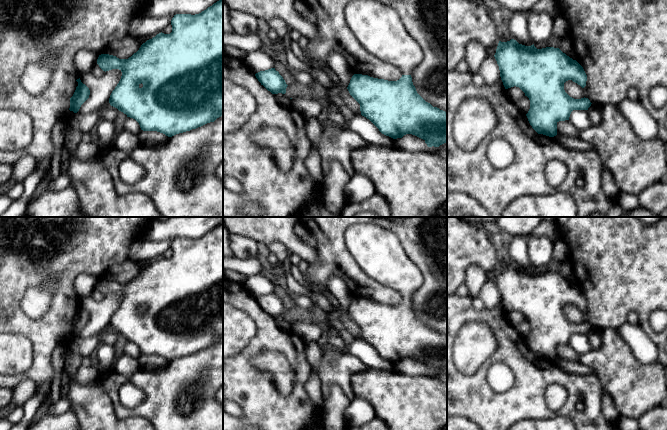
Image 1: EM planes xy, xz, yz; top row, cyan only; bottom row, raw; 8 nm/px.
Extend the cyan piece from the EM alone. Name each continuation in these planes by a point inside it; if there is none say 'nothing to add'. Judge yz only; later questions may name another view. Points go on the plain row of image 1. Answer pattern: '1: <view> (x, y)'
nothing to add

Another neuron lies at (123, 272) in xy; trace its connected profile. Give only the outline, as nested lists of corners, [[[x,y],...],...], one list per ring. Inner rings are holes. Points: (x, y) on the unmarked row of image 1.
[[[127,259],[121,263],[110,266],[106,270],[106,275],[103,278],[113,279],[119,283],[128,283],[139,274],[141,269],[138,262]]]

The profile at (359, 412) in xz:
[[[355,397],[344,413],[345,426],[360,426],[375,418],[372,405],[359,397]]]

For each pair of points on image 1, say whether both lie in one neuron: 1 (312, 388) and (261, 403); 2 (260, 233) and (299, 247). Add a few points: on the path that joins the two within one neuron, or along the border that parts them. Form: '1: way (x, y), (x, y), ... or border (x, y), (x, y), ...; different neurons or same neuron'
1: border (310, 367), (305, 390), (315, 412); different neurons
2: way (270, 233), (283, 233), (289, 239); same neuron

